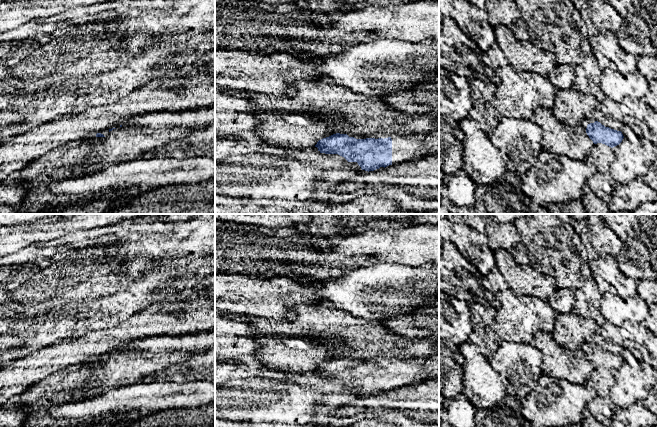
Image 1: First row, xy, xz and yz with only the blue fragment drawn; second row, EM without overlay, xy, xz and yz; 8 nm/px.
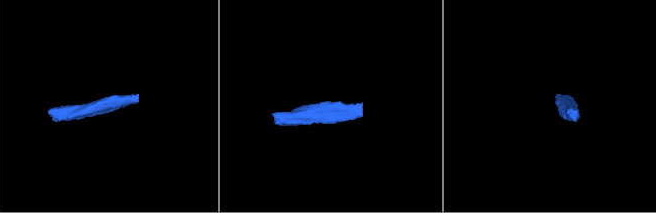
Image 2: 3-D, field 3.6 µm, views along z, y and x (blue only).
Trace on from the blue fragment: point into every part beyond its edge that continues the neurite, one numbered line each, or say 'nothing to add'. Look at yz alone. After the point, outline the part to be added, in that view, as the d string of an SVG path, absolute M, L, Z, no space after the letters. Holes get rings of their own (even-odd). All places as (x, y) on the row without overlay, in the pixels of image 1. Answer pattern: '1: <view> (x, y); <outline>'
1: yz (581, 339); M557 314L556 321L564 325L570 331L572 341L578 347L578 349L581 349L586 354L588 348L596 345L592 341L593 333L587 334L582 330L581 326L577 326L575 323L573 323L571 318L561 320L558 318L559 315L560 314Z

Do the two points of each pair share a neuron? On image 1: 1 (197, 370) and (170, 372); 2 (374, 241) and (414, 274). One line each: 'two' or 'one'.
1: one
2: two

